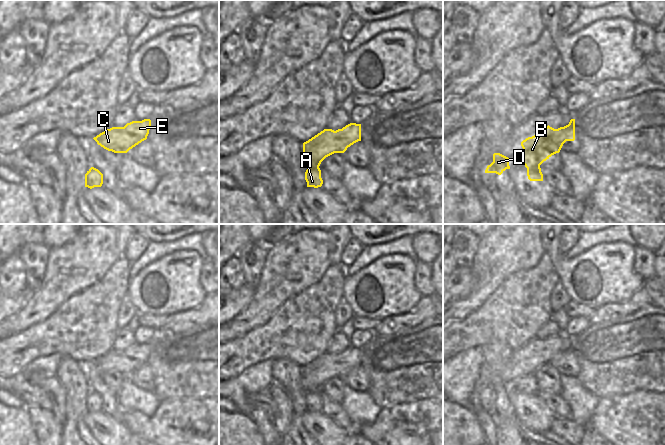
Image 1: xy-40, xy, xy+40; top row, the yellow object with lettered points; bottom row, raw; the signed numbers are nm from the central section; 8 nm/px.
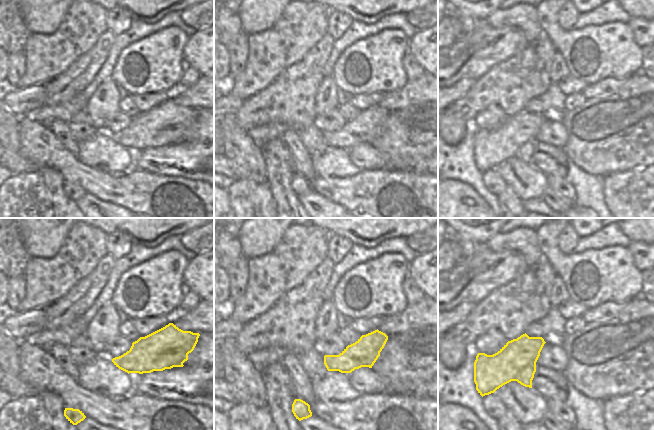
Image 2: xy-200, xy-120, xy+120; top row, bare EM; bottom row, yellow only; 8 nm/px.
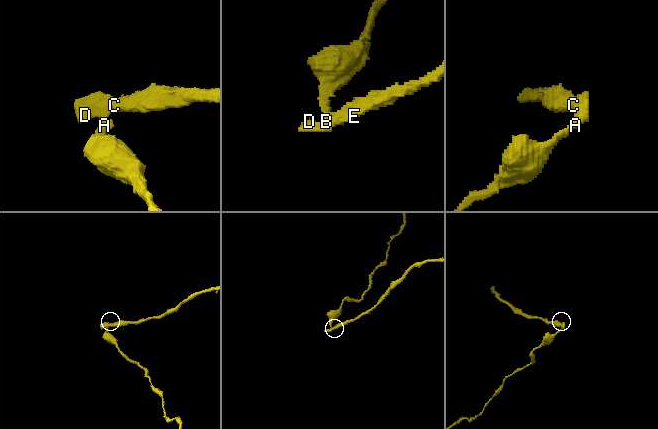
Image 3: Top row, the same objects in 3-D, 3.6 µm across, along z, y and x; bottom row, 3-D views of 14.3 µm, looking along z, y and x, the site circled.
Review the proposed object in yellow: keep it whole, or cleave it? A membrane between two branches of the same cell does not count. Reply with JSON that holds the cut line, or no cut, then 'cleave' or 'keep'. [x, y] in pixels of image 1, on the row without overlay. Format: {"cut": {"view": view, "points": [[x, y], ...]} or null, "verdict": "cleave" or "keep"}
{"cut": {"view": "xy+40", "points": [[539, 390], [527, 393]]}, "verdict": "cleave"}

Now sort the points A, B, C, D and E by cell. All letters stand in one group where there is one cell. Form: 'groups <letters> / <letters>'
groups A / B C D E

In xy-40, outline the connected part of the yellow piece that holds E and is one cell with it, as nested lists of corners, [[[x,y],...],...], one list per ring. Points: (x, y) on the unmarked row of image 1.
[[[151,344],[132,345],[124,351],[112,351],[93,363],[98,369],[114,377],[127,377],[130,373],[147,363]]]

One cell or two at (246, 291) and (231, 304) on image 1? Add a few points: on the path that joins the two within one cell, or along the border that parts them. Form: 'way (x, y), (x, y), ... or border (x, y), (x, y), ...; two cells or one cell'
way (242, 295), (235, 301); one cell

